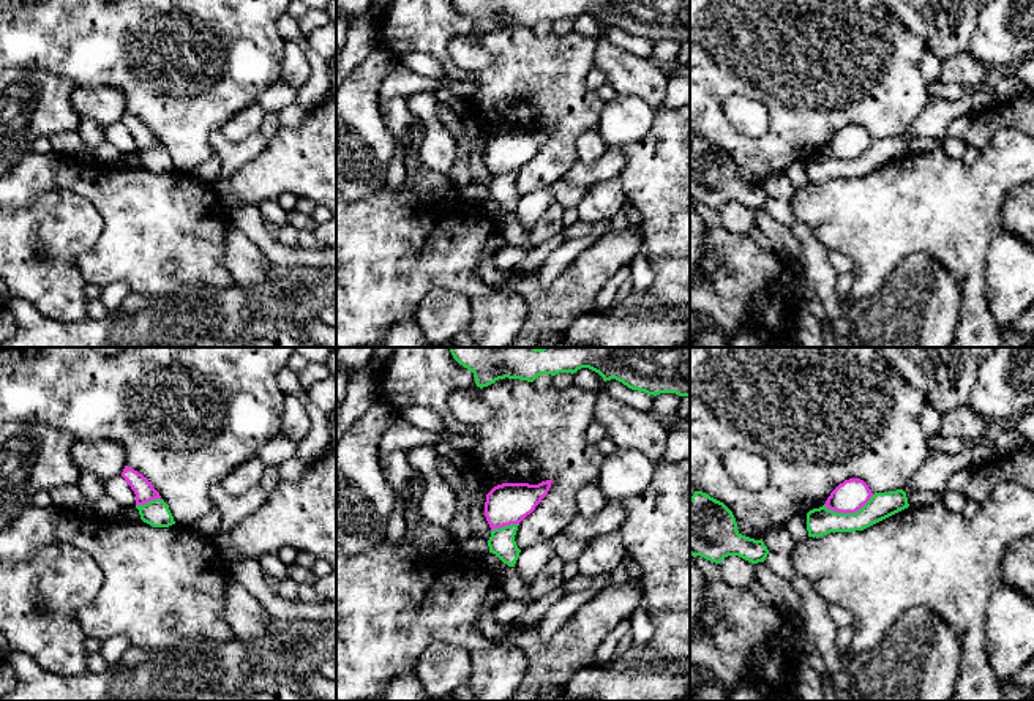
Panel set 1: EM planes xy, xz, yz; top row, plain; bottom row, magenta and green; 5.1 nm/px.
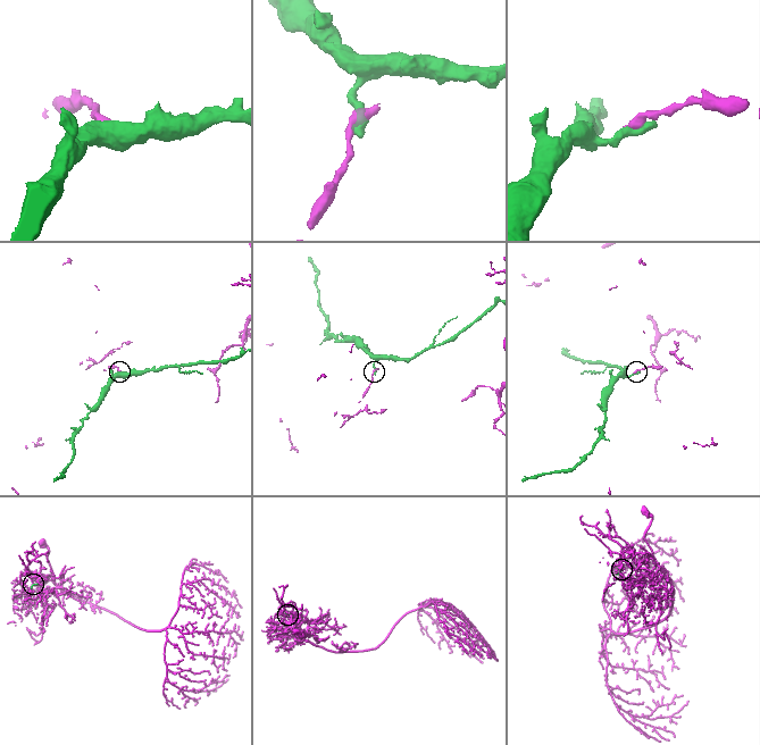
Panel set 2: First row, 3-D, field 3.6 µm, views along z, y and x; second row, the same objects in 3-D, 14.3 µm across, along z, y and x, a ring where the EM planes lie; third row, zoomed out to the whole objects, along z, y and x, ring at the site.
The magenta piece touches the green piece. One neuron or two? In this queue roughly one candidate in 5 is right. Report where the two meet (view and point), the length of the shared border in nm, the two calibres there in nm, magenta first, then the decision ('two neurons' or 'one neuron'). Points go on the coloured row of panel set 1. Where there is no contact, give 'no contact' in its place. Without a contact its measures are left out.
contact yz (848, 512); length 260 nm; calibres 160 and 140 nm; two neurons

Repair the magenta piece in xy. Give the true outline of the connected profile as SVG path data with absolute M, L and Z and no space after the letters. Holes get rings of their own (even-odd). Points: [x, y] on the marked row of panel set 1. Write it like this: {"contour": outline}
{"contour": "M125 466L122 477L134 491L136 505L144 505L150 500L161 499L159 493L153 488L153 485L133 467Z"}

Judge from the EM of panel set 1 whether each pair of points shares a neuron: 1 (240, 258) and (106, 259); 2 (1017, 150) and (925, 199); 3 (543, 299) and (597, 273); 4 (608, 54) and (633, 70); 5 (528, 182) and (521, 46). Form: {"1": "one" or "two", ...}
{"1": "two", "2": "one", "3": "one", "4": "one", "5": "one"}

